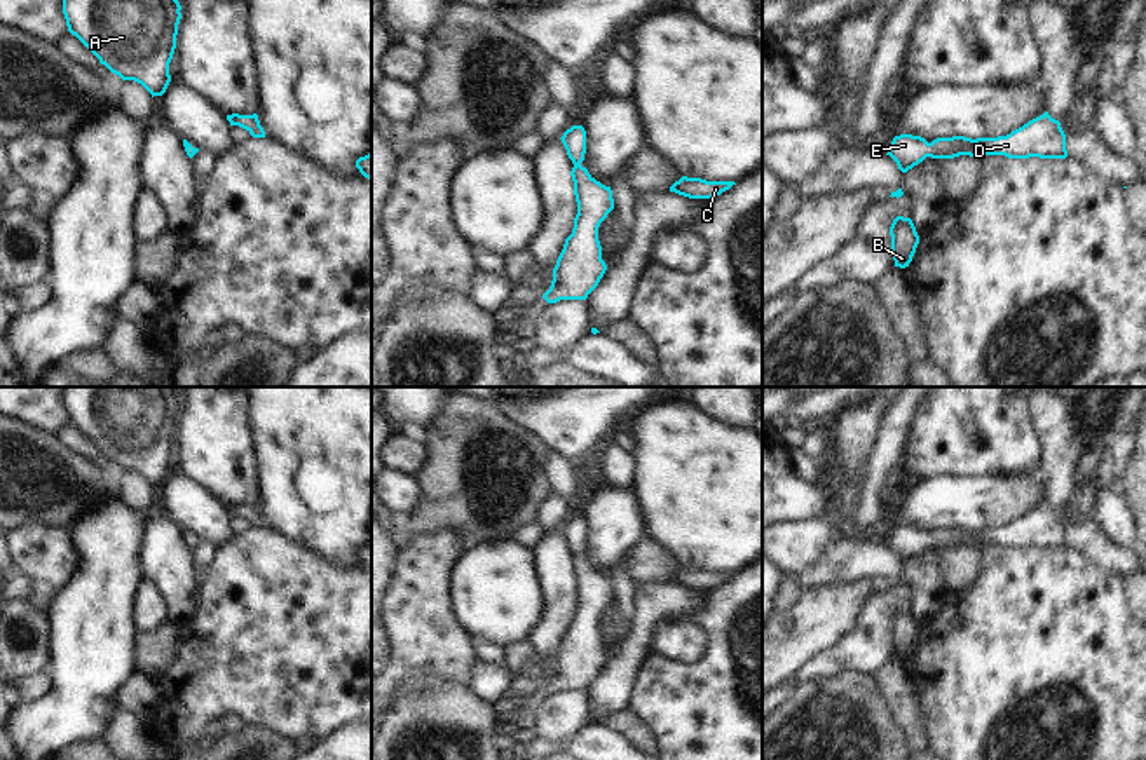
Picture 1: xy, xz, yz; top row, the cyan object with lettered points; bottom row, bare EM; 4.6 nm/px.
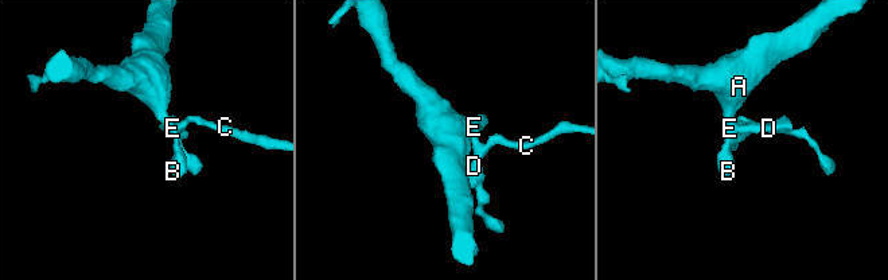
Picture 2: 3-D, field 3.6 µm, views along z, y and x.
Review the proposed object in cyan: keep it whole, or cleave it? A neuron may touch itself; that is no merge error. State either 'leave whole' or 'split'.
leave whole

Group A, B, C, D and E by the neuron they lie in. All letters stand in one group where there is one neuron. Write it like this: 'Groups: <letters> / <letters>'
Groups: A B C D E.

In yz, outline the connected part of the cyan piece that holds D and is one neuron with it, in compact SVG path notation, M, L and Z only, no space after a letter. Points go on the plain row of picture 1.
M1048 502L1029 511L1022 518L1006 526L998 528L937 528L928 533L921 526L900 525L895 526L888 544L902 563L907 563L926 547L954 549L970 546L982 549L984 546L1005 546L1008 549L1066 549L1066 525L1061 512L1052 509Z

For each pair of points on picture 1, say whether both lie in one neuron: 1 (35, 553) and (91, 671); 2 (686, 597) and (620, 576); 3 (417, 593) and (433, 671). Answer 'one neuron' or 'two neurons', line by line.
1: two neurons
2: two neurons
3: one neuron

